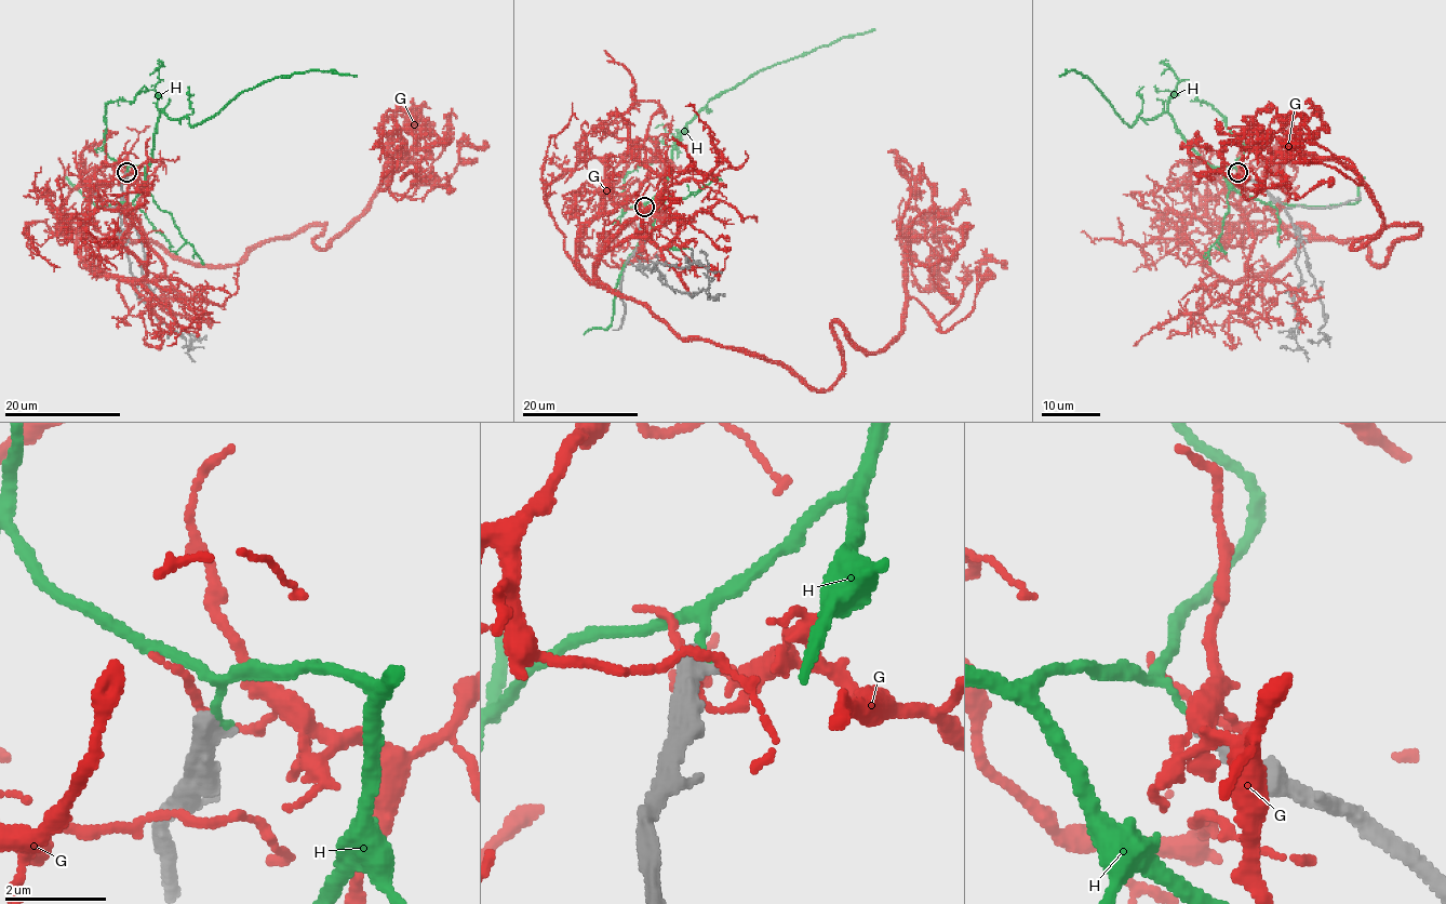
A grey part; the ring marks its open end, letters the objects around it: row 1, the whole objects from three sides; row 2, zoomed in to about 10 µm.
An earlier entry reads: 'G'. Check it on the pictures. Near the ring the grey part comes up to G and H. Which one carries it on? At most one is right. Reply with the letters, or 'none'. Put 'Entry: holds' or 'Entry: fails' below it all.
none
Entry: fails

